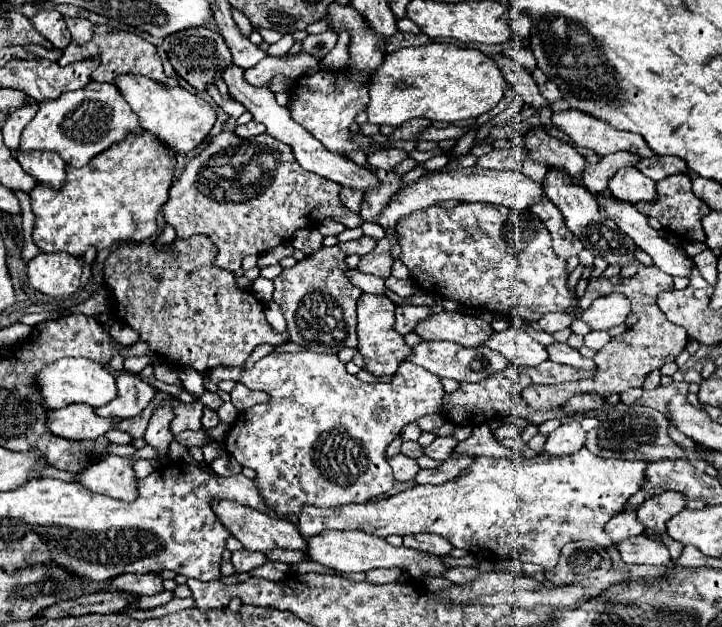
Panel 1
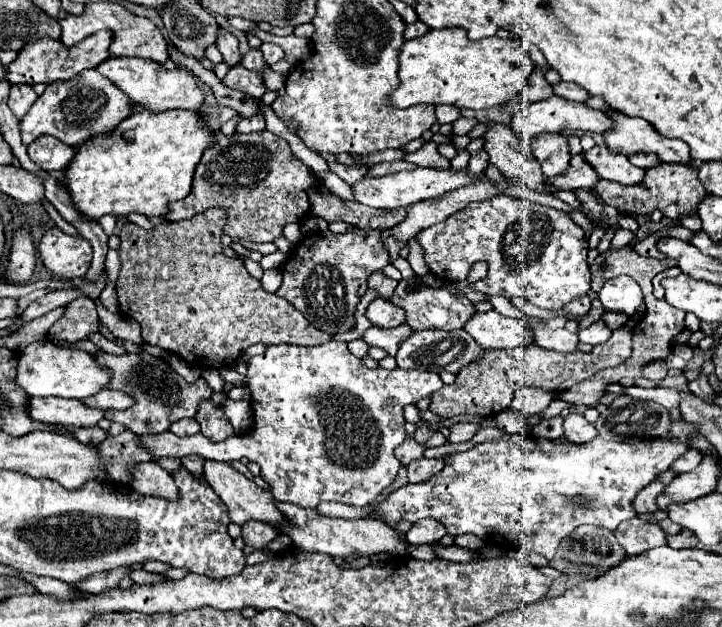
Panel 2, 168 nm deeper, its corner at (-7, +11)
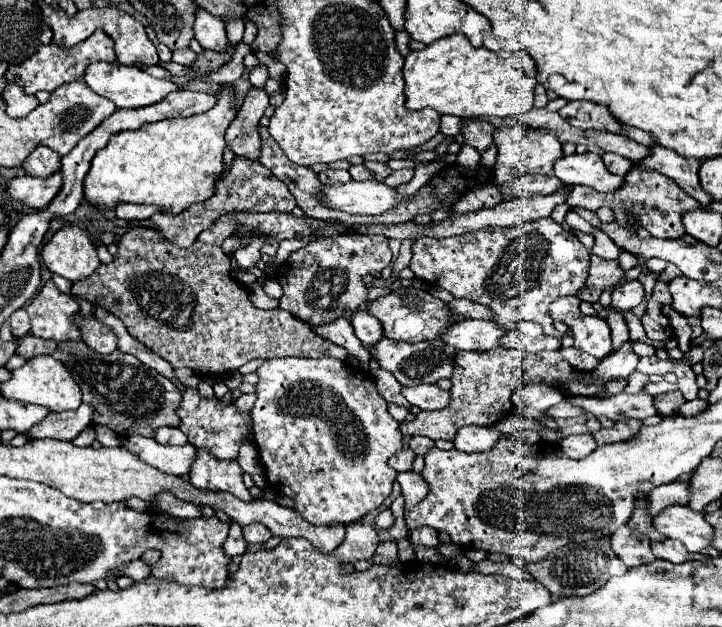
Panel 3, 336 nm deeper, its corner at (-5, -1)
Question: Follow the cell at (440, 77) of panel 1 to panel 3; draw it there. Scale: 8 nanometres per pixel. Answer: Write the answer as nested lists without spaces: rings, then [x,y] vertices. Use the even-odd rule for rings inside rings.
[[[464,34],[440,38],[420,52],[410,52],[404,62],[404,94],[408,110],[434,108],[438,114],[481,118],[511,127],[518,114],[534,104],[536,64],[526,52],[492,52],[474,48]]]

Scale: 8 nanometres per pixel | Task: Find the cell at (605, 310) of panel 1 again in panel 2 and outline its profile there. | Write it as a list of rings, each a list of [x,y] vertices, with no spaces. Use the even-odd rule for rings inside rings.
[[[616,276],[604,284],[598,292],[604,310],[610,312],[624,312],[632,316],[636,308],[642,304],[642,292],[634,278],[630,276]]]

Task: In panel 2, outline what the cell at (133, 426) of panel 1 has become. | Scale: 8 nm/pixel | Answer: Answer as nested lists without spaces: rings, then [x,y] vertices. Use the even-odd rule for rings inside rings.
[[[98,350],[94,354],[98,358],[98,364],[108,368],[112,372],[108,390],[124,390],[134,398],[134,406],[126,410],[108,410],[106,418],[110,422],[120,422],[134,434],[144,432],[164,432],[168,426],[180,418],[192,418],[198,410],[198,402],[212,396],[212,388],[206,384],[206,380],[186,382],[180,374],[176,374],[168,362],[162,358],[154,358],[150,354],[106,354]]]

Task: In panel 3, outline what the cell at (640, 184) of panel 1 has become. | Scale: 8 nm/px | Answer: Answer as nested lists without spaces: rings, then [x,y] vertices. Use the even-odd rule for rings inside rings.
[[[594,152],[560,158],[554,176],[564,180],[564,184],[590,186],[598,192],[616,192],[624,184],[624,178],[608,172],[608,168],[602,162],[602,156]]]

